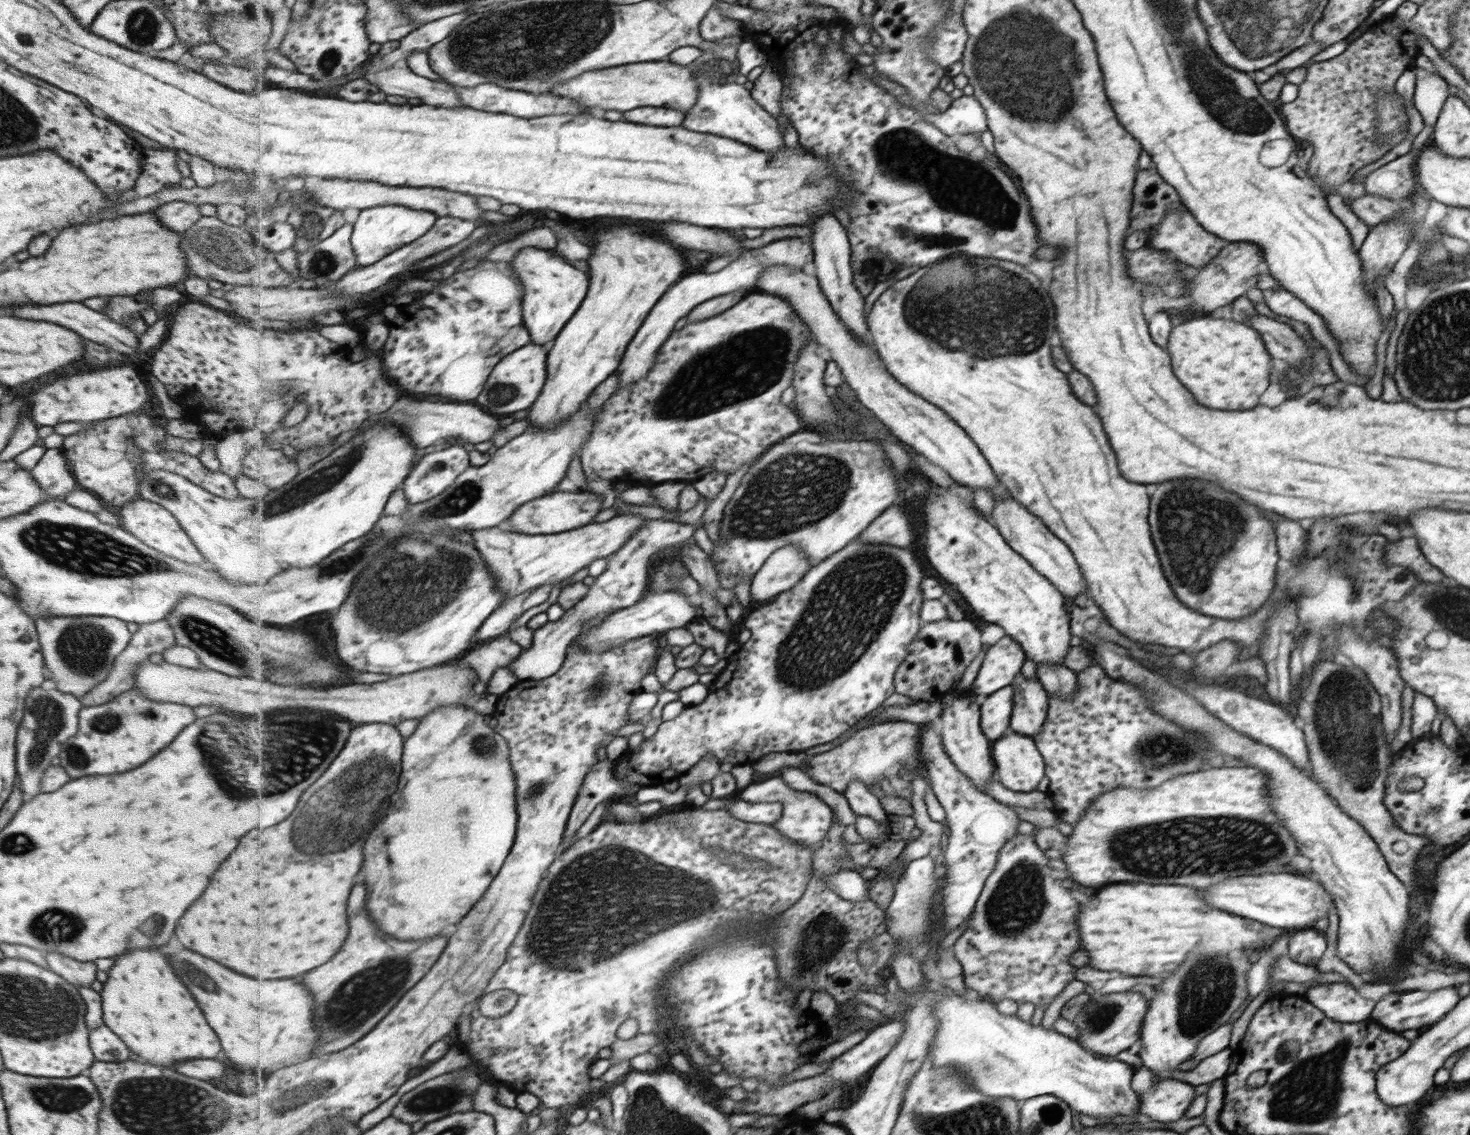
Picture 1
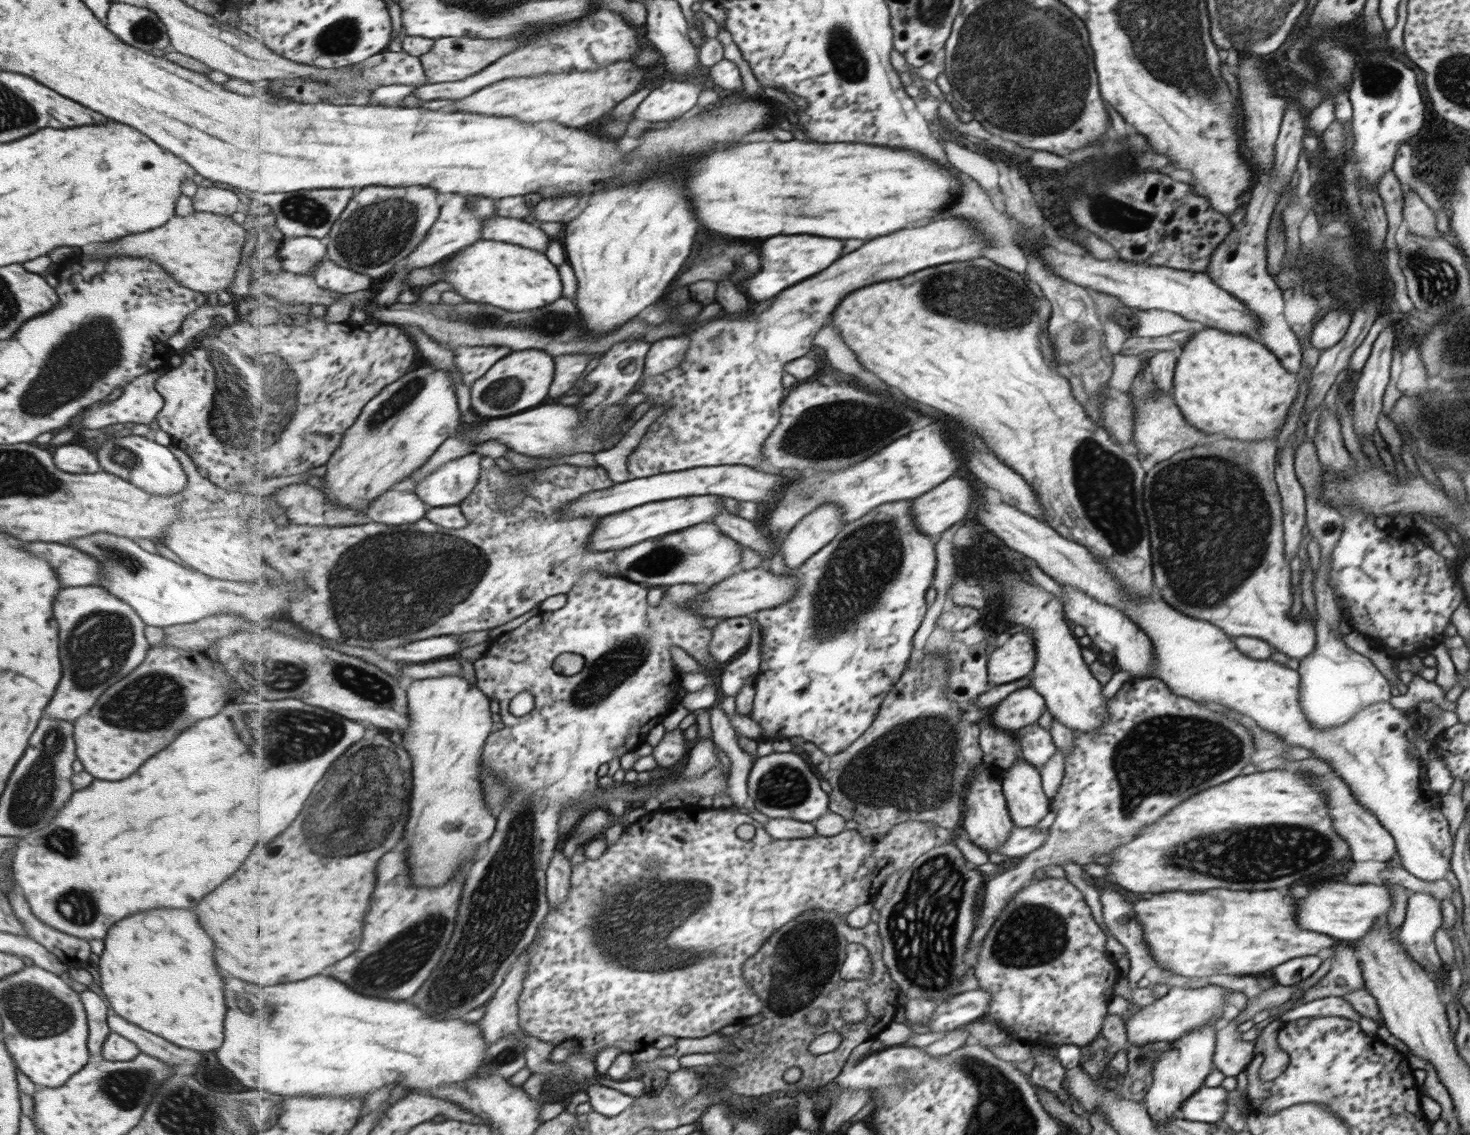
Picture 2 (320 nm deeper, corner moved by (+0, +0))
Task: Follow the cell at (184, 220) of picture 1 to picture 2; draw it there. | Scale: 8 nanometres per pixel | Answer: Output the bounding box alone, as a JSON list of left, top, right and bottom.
[190,186,246,217]

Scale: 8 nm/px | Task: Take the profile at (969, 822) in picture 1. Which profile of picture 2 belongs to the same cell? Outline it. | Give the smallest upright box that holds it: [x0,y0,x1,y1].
[997,827,1048,864]

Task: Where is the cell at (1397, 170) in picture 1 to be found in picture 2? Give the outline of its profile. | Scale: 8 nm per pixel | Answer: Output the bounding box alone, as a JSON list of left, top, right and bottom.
[1402,189,1437,238]

